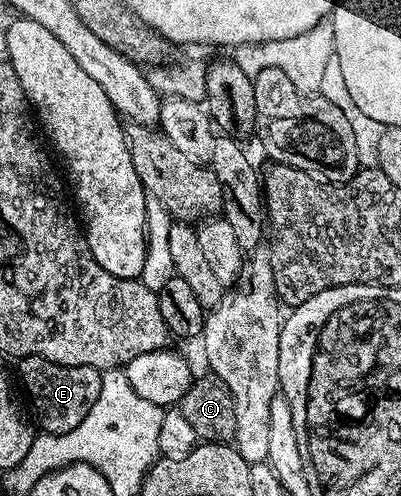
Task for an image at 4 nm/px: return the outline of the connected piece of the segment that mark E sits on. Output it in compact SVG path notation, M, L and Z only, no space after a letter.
M24 356L18 361L19 372L23 375L23 388L31 399L31 408L39 419L39 428L45 432L68 432L81 422L85 414L93 410L97 394L101 394L103 372L93 366L65 366L49 362L40 356Z

